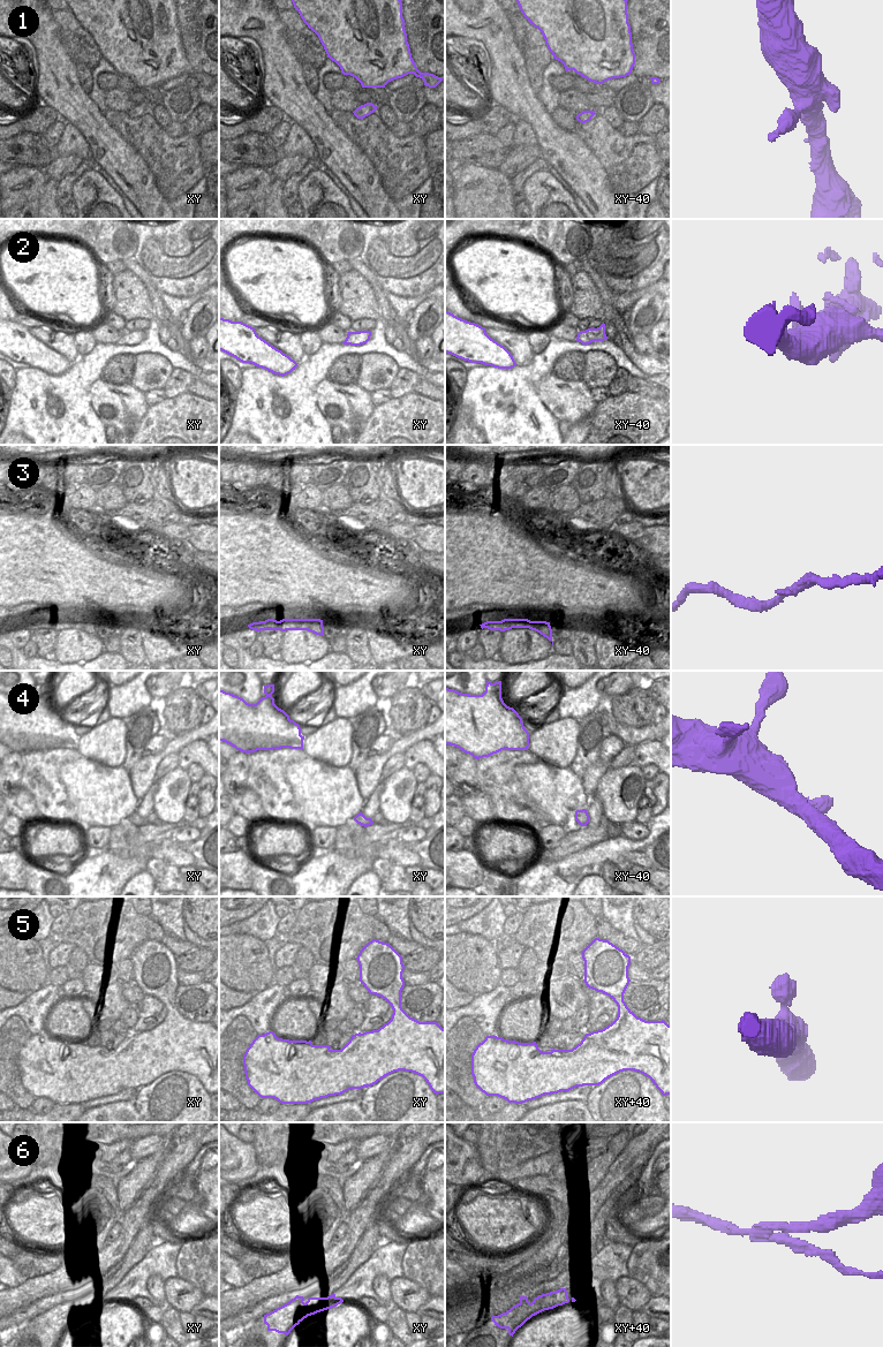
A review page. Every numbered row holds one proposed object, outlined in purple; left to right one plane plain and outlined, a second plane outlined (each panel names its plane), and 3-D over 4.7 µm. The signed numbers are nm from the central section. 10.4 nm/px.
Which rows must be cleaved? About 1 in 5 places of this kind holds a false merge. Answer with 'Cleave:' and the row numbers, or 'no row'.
Cleave: 6

